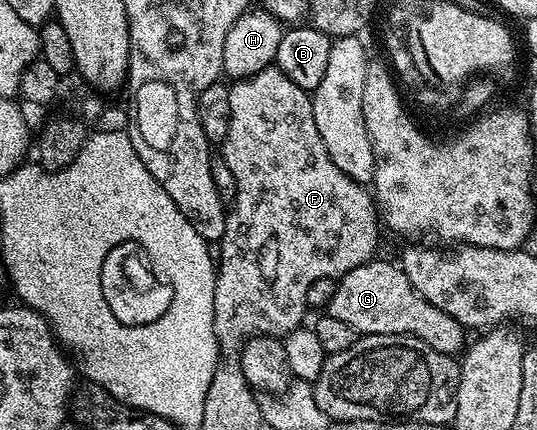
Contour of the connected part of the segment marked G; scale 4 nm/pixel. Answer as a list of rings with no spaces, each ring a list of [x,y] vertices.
[[[372,259],[361,267],[353,267],[353,271],[336,280],[336,290],[325,308],[326,316],[349,323],[349,327],[353,327],[361,335],[392,333],[416,337],[421,339],[421,343],[429,343],[433,351],[458,354],[465,345],[464,325],[457,323],[453,315],[445,315],[441,307],[433,307],[433,303],[426,301],[413,287],[413,283],[409,283],[409,279],[396,262],[394,265],[391,261],[379,260]]]

